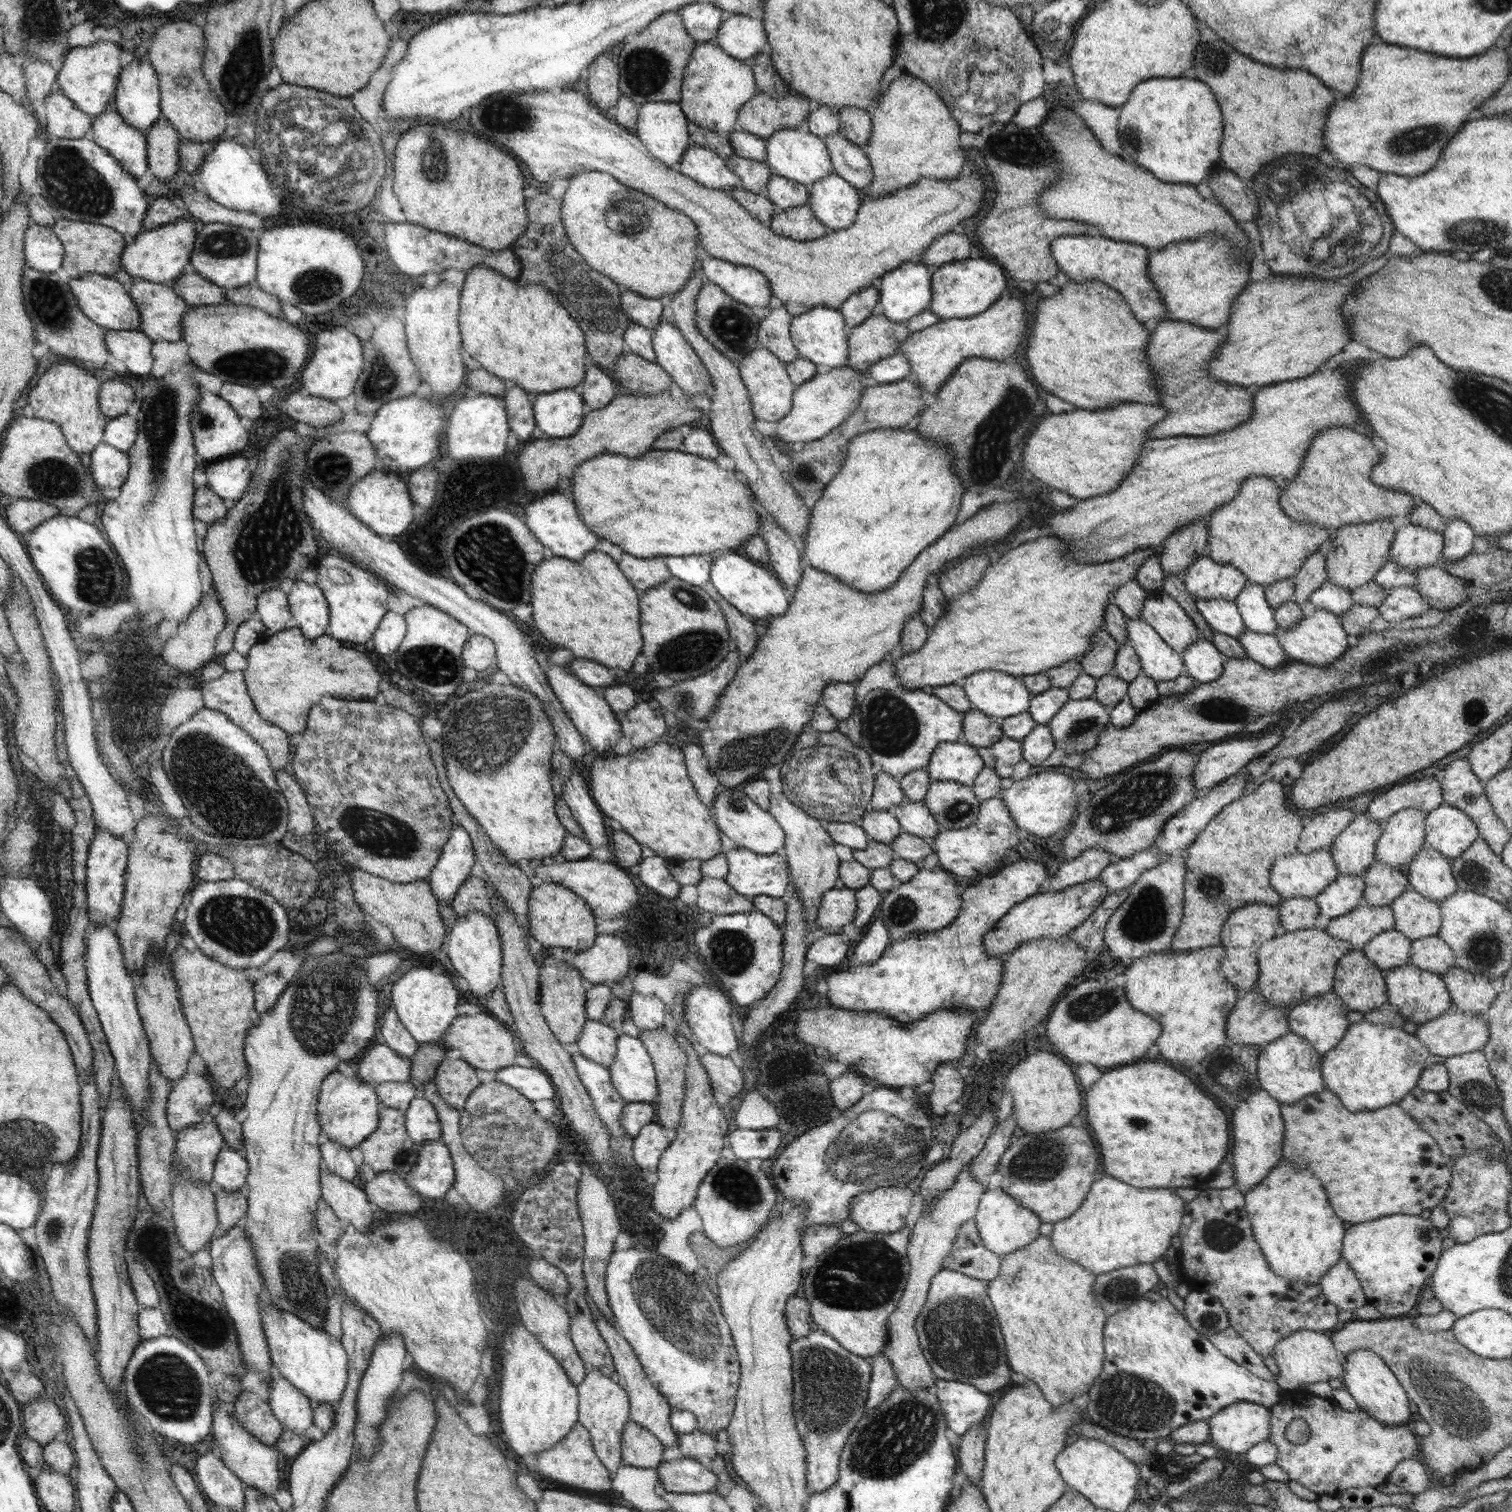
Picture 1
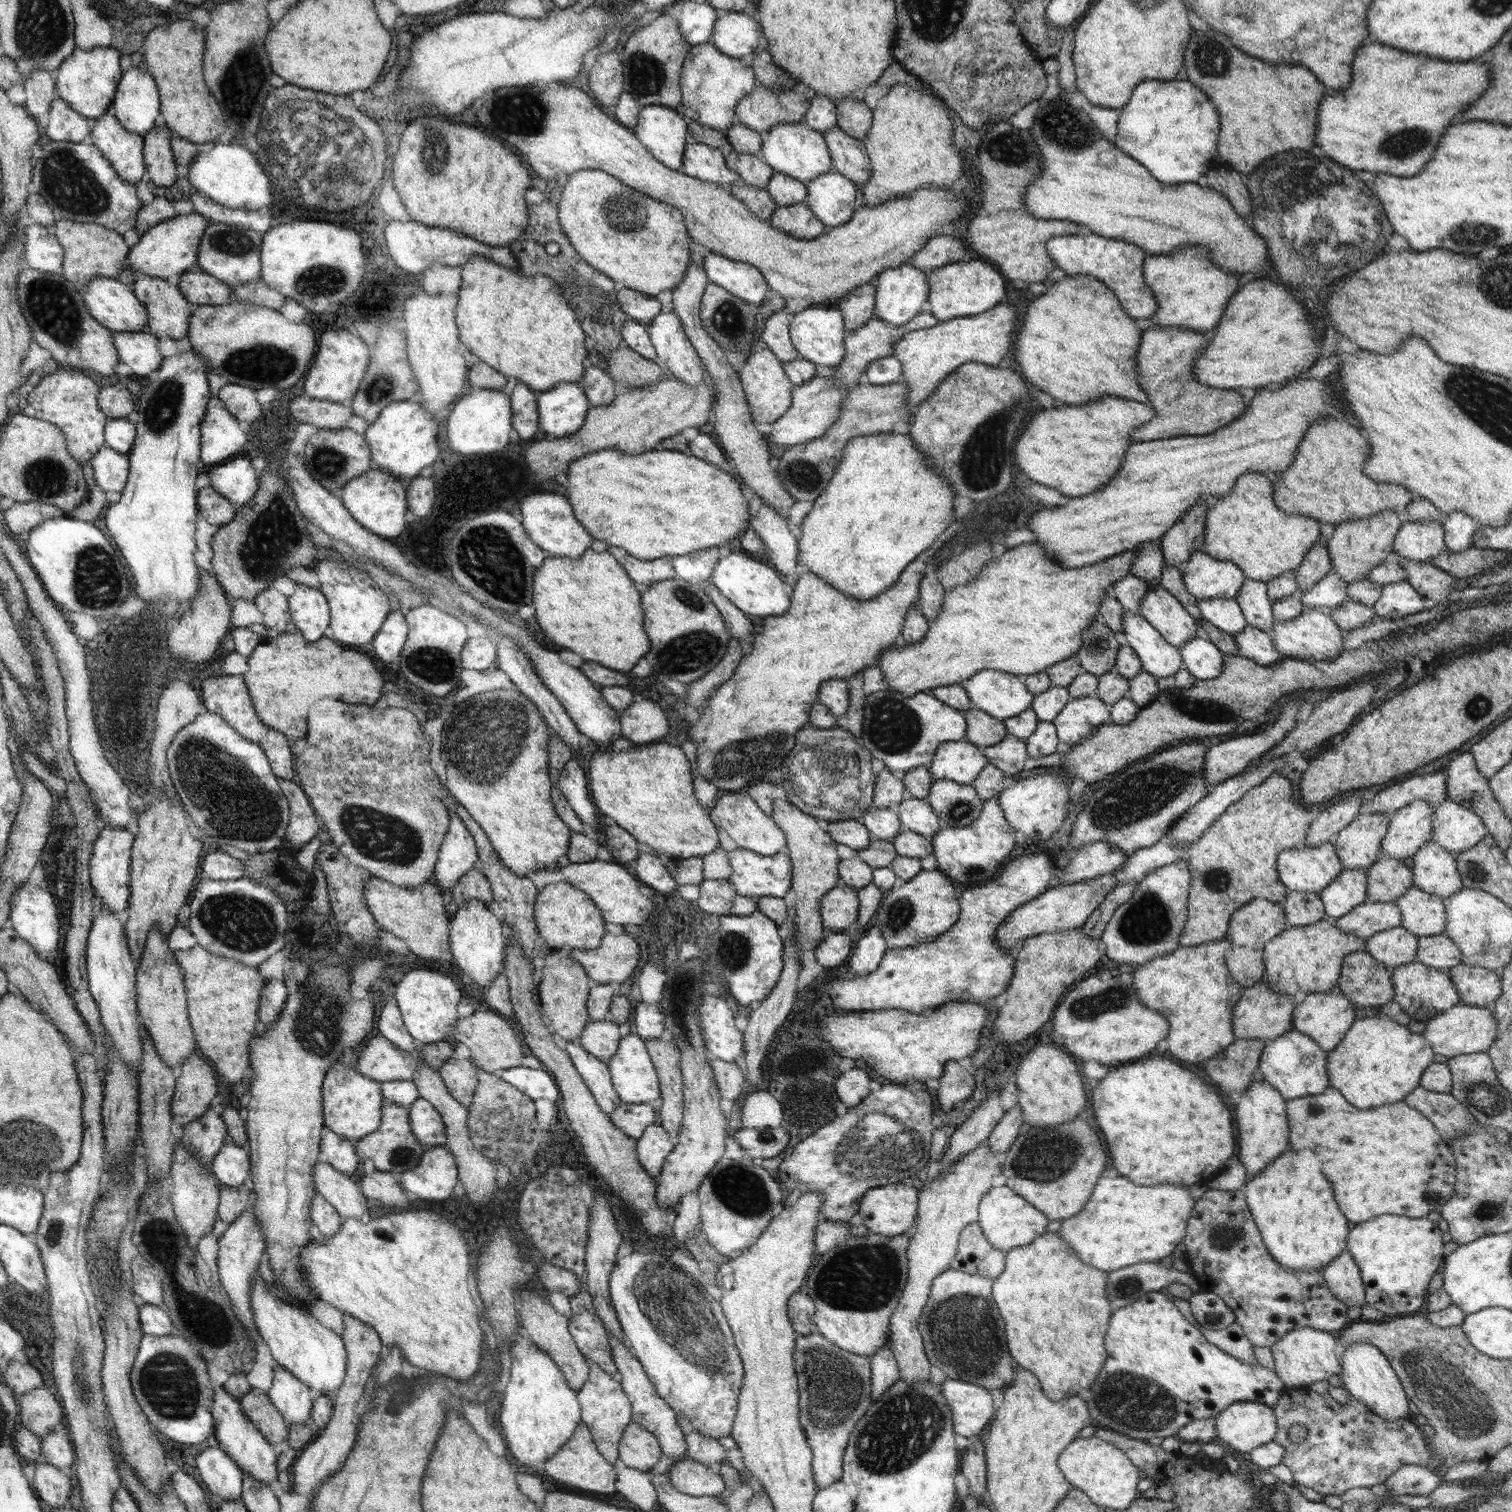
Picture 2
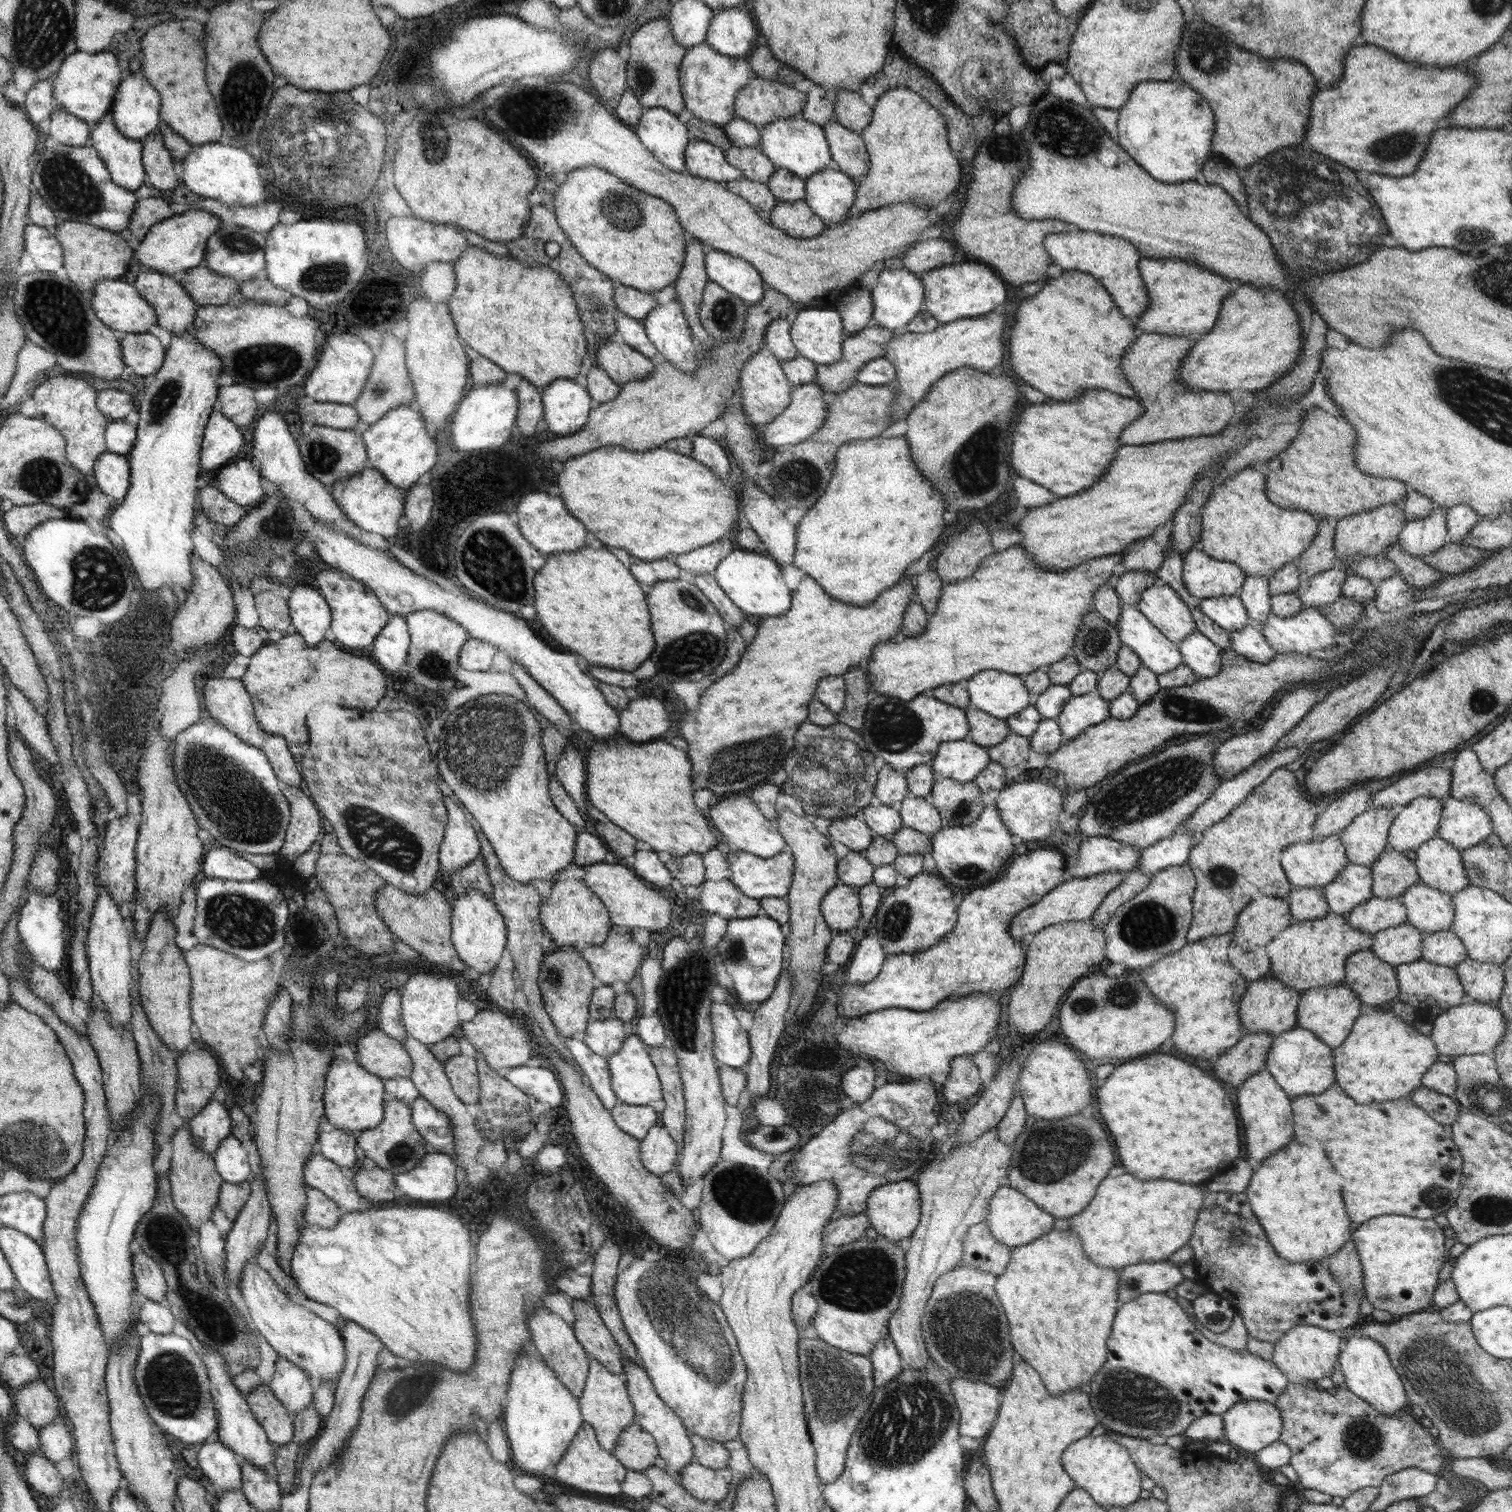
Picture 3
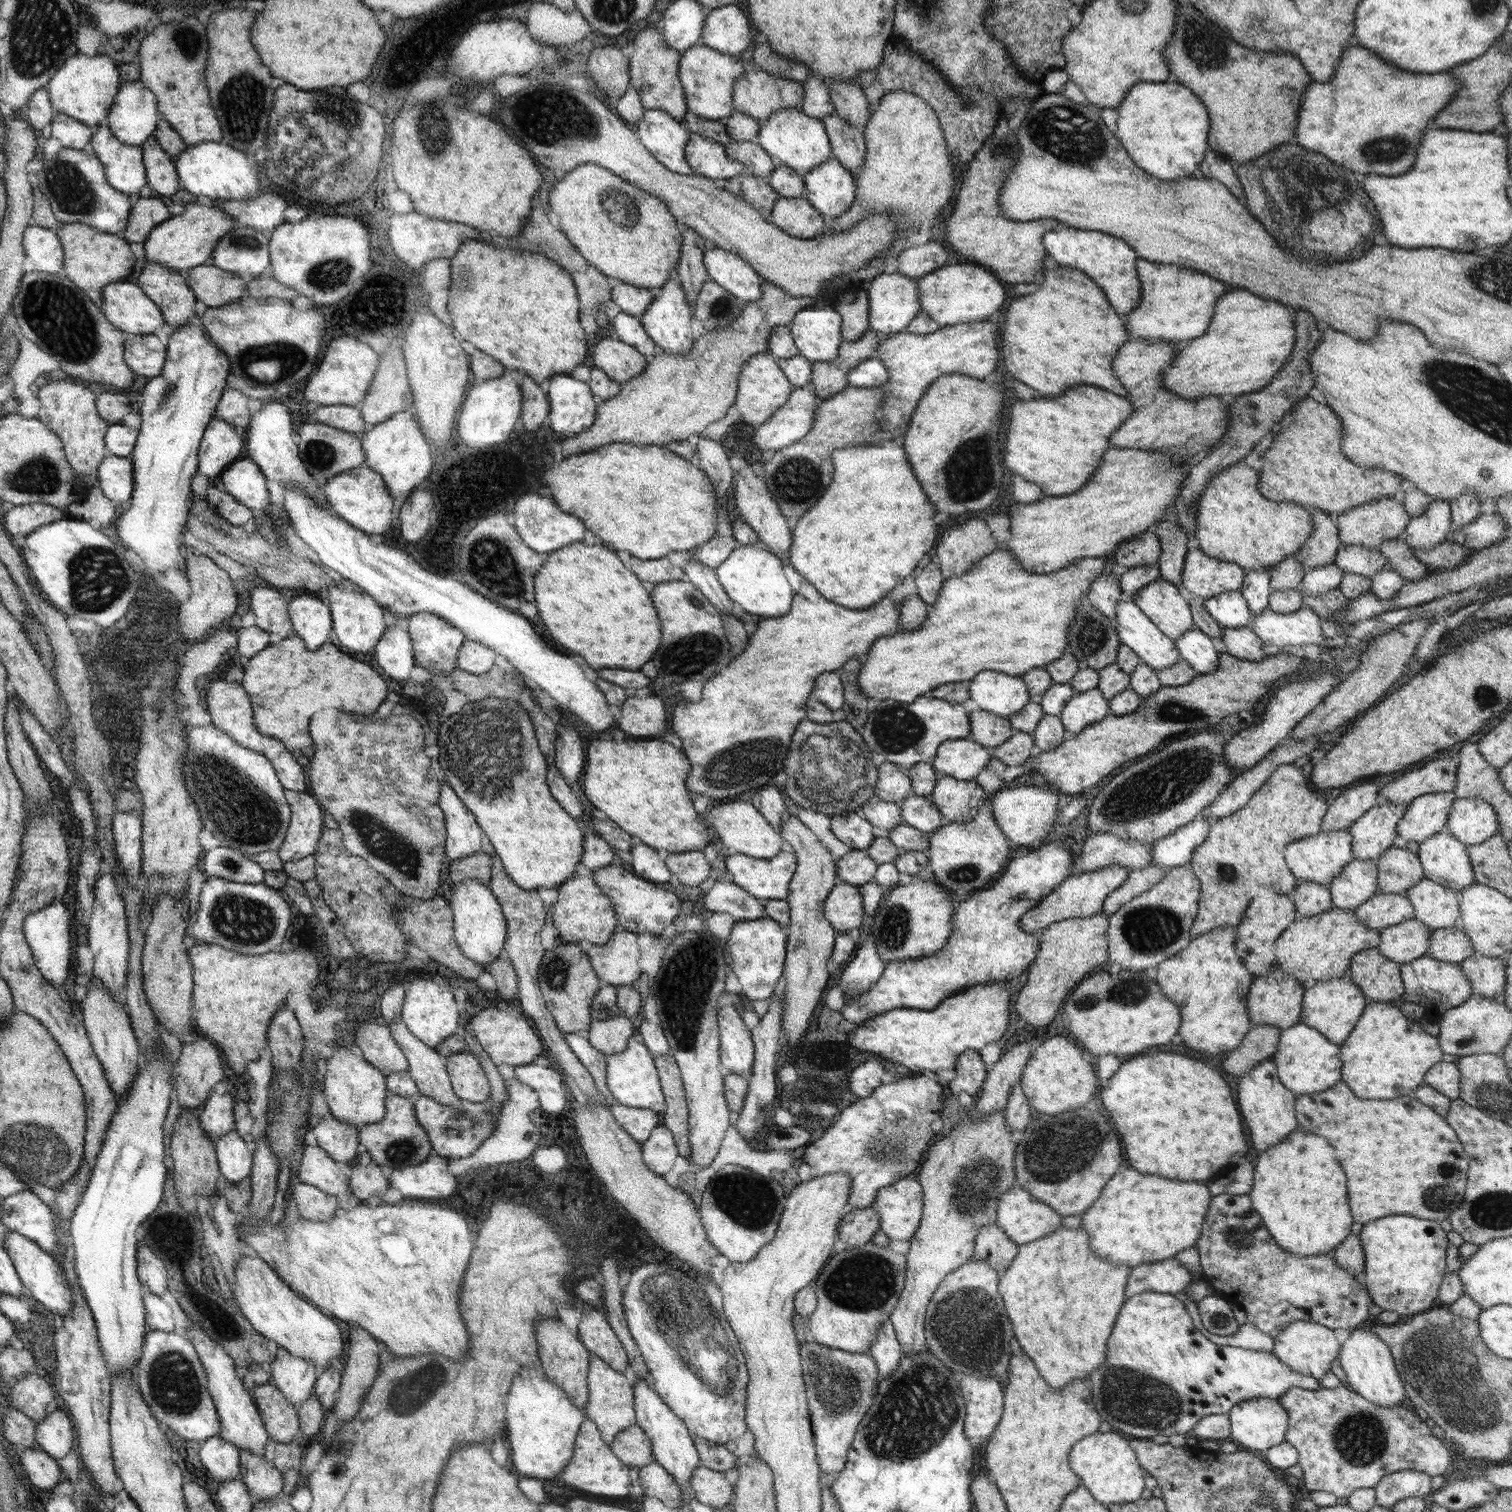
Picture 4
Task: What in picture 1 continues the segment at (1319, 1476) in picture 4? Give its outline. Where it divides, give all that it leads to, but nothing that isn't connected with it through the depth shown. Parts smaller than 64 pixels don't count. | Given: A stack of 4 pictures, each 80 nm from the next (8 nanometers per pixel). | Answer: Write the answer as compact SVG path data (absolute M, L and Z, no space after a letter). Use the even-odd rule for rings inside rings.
M1300 1389L1293 1393L1284 1392L1281 1401L1270 1407L1269 1410L1272 1428L1270 1428L1268 1441L1275 1444L1278 1449L1275 1464L1286 1472L1290 1480L1299 1482L1308 1490L1319 1495L1339 1496L1341 1492L1350 1487L1372 1487L1376 1489L1379 1484L1388 1482L1387 1478L1392 1470L1400 1464L1400 1461L1407 1458L1419 1460L1420 1457L1419 1448L1422 1445L1422 1440L1413 1432L1411 1423L1384 1426L1372 1417L1368 1417L1368 1414L1360 1408L1354 1412L1343 1410L1333 1398L1325 1399ZM1294 1418L1304 1420L1310 1428L1310 1439L1304 1444L1292 1444L1285 1438L1286 1428Z

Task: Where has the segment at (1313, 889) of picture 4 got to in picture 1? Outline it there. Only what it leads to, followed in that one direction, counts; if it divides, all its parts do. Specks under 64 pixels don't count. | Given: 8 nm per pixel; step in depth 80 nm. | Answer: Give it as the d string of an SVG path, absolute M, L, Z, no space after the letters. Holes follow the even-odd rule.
M1314 897L1282 899L1277 909L1280 925L1286 933L1315 928L1316 918L1320 916L1320 909Z

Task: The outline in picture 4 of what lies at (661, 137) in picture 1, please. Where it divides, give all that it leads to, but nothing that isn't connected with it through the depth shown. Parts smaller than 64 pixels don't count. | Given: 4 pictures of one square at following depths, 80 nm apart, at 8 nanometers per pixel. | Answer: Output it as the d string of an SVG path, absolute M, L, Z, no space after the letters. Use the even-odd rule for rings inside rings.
M645 109L643 119L636 123L640 142L668 170L692 175L694 170L686 159L686 146L691 133L683 122L665 110Z

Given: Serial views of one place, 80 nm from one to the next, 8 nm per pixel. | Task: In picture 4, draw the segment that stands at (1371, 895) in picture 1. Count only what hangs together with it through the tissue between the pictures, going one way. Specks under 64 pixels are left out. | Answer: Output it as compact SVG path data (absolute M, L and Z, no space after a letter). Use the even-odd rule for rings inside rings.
M1393 845L1385 850L1377 861L1379 893L1405 894L1411 886L1424 879L1424 871L1418 855L1404 847Z

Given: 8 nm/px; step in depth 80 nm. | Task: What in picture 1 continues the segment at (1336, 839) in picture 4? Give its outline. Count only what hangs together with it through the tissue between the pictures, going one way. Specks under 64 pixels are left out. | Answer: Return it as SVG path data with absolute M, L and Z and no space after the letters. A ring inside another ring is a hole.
M1316 850L1310 854L1296 852L1276 858L1269 872L1270 884L1283 899L1316 898L1339 875L1329 850Z

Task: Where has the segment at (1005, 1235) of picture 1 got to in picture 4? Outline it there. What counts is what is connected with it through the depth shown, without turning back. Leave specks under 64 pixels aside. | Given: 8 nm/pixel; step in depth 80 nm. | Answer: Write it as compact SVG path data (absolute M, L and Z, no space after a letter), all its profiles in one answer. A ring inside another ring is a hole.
M1014 1186L999 1196L995 1224L1014 1244L1022 1245L1048 1236L1062 1227L1062 1219L1027 1190Z

